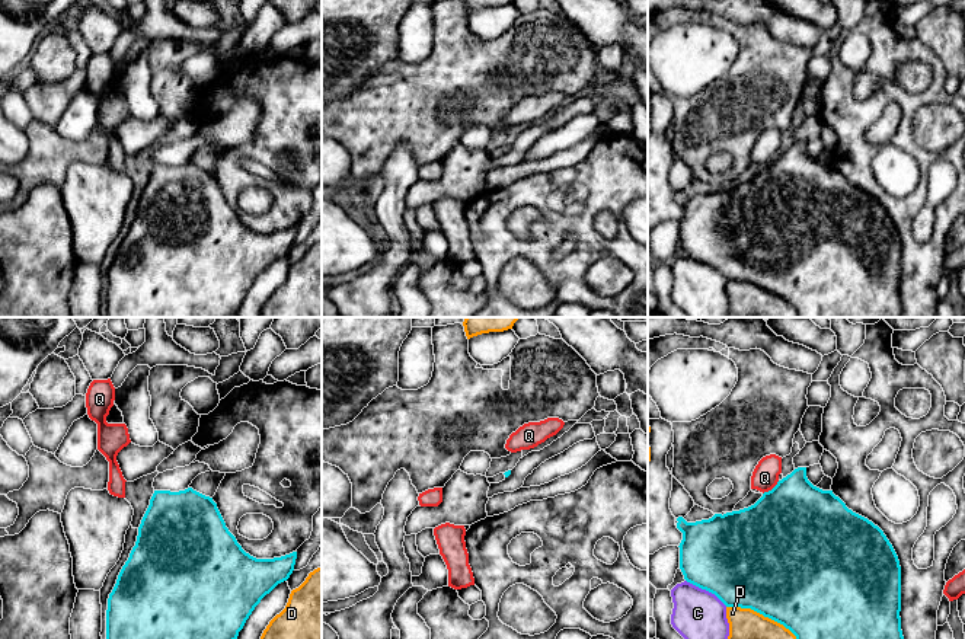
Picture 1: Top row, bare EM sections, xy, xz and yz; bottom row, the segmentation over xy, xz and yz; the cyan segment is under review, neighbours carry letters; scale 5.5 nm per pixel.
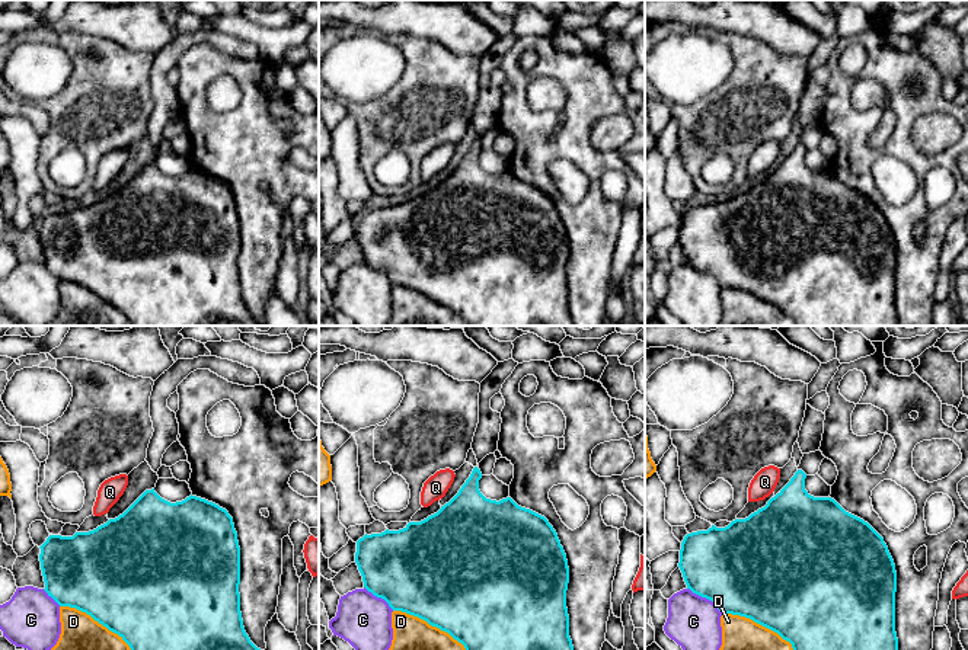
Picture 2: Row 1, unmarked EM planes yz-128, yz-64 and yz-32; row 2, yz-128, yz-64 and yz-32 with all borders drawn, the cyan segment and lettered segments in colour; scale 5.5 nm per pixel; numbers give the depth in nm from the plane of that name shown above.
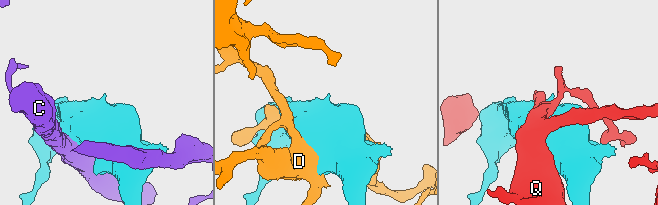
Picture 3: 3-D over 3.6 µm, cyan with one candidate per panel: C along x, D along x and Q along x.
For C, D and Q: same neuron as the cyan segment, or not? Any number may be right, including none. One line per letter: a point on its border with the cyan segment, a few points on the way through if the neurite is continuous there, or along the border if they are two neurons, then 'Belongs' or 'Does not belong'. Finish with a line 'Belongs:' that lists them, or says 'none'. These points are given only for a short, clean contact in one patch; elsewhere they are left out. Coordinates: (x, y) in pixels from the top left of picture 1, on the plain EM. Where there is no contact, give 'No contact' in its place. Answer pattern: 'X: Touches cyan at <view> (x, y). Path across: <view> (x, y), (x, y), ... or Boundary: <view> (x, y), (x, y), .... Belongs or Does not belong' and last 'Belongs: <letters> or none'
C: Touches cyan at yz (706, 264). Does not belong
D: Touches cyan at yz (764, 290). Does not belong
Q: Touches cyan at yz (772, 163). Does not belong
Belongs: none

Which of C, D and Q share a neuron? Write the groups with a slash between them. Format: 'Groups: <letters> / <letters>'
Groups: C / D / Q

